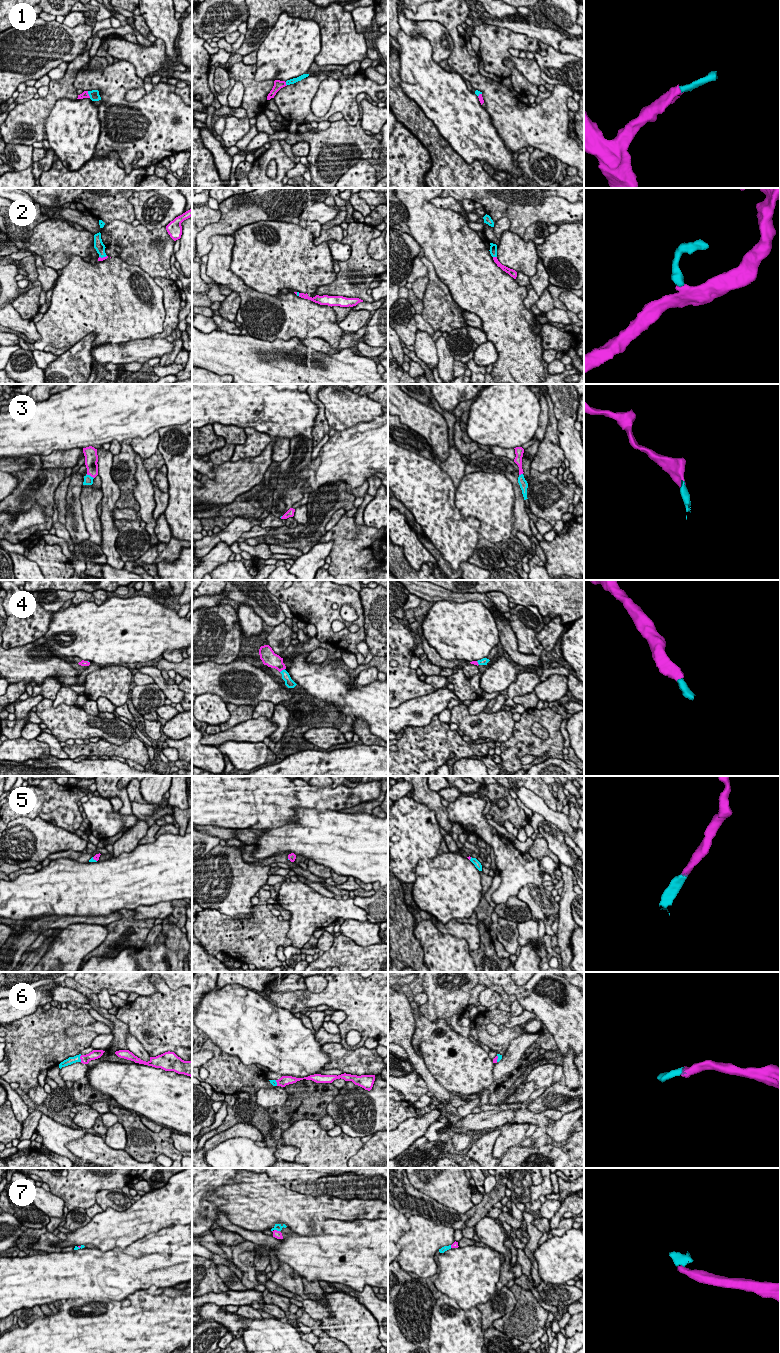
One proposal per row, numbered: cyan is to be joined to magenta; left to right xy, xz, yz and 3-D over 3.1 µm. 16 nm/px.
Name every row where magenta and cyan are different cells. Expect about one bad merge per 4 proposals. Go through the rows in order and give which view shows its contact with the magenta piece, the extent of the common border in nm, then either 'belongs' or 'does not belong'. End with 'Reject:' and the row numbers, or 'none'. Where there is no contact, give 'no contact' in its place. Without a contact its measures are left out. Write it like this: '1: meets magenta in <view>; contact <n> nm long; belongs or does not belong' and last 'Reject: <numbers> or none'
1: meets magenta in xy; contact 120 nm long; belongs
2: meets magenta in yz; contact 70 nm long; belongs
3: meets magenta in xy; contact 140 nm long; belongs
4: meets magenta in xz; contact 110 nm long; belongs
5: meets magenta in xy; contact 110 nm long; belongs
6: meets magenta in xy; contact 110 nm long; belongs
7: meets magenta in xz; contact 100 nm long; belongs
Reject: none

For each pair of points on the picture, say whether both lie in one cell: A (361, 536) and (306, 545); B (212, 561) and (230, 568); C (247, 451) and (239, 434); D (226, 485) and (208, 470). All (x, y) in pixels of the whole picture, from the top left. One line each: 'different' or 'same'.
A: different
B: different
C: different
D: different

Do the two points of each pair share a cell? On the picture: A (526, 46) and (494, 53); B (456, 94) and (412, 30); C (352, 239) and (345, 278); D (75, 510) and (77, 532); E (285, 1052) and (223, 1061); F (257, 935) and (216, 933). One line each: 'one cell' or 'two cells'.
A: one cell
B: two cells
C: one cell
D: one cell
E: two cells
F: one cell

